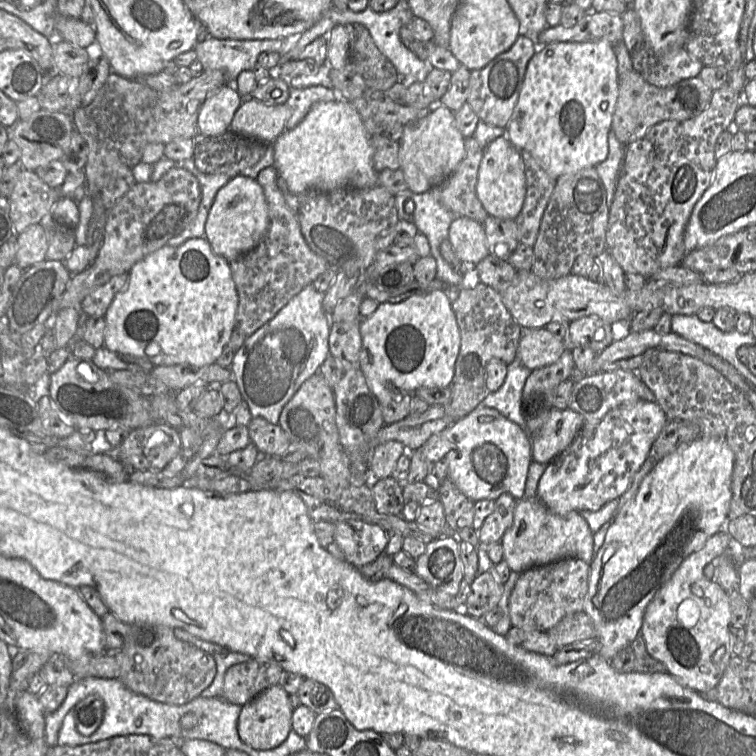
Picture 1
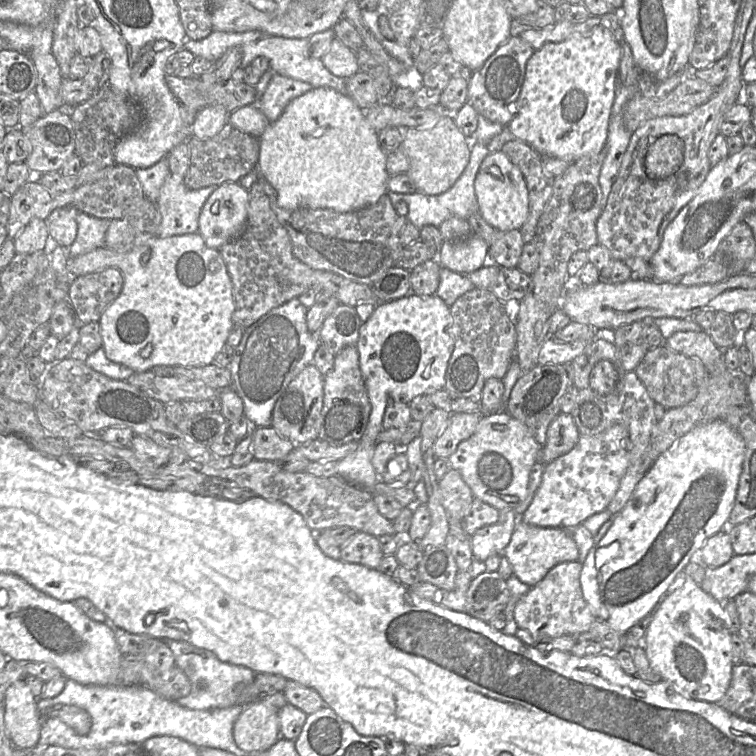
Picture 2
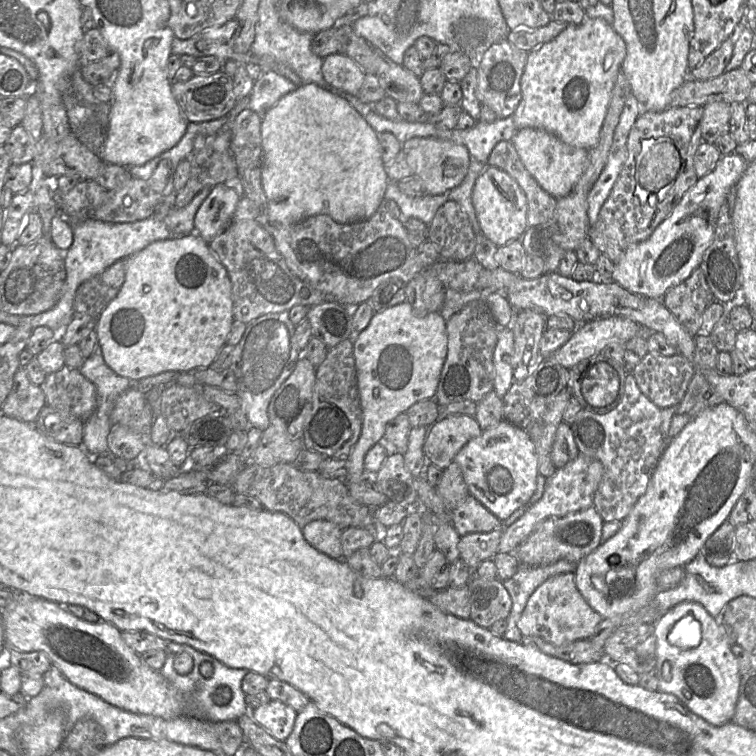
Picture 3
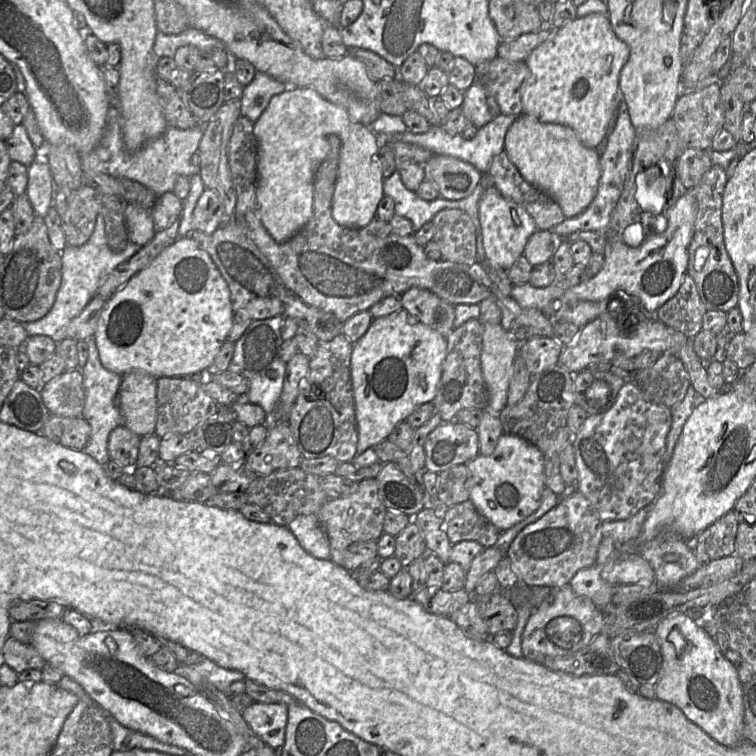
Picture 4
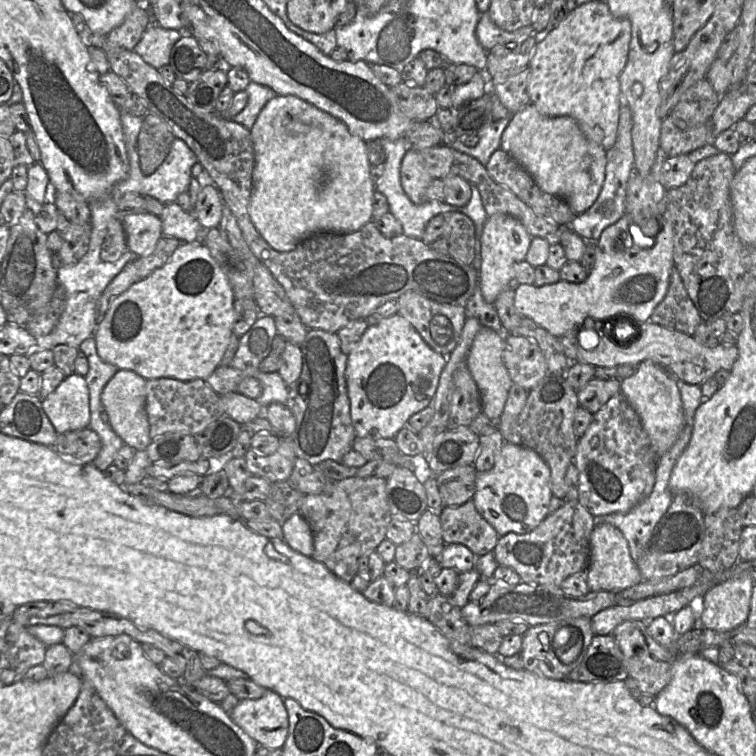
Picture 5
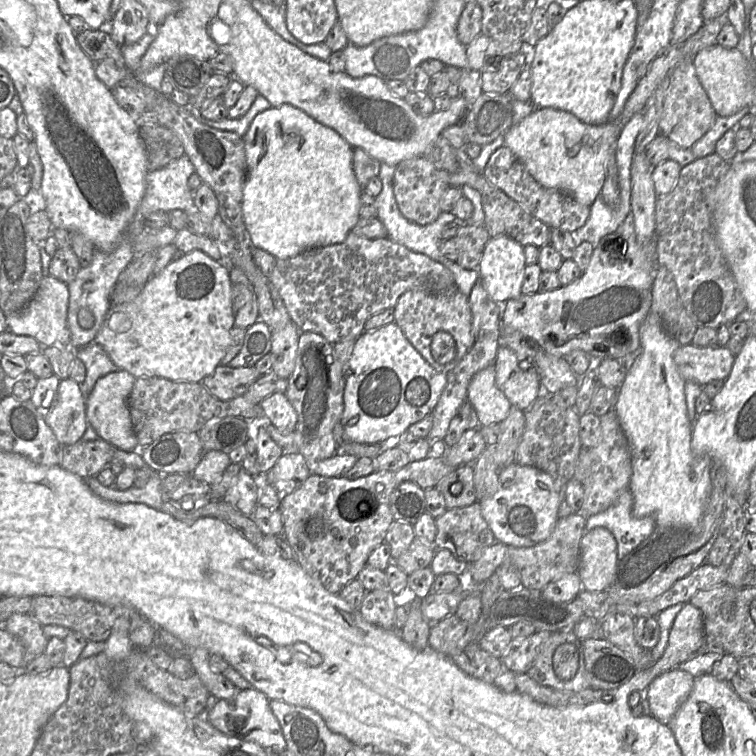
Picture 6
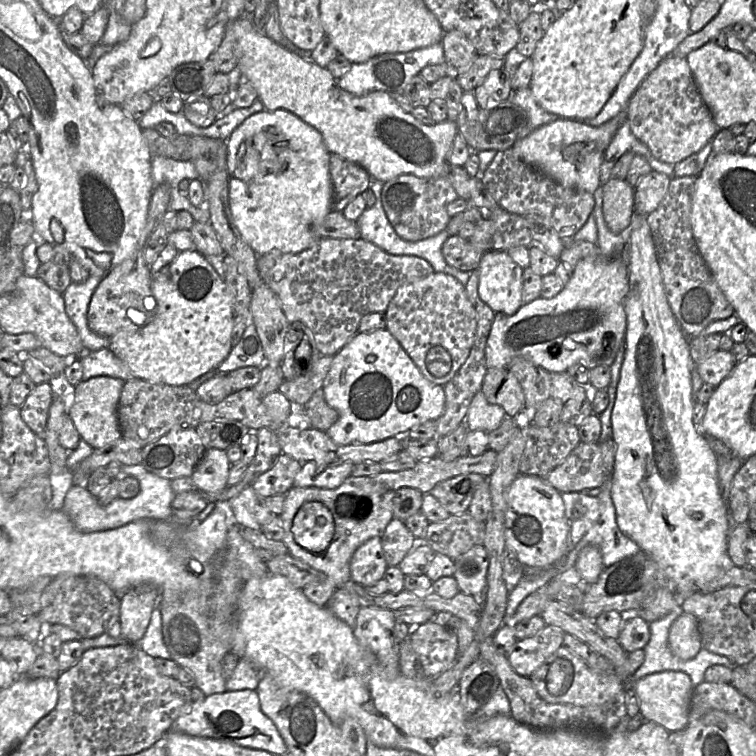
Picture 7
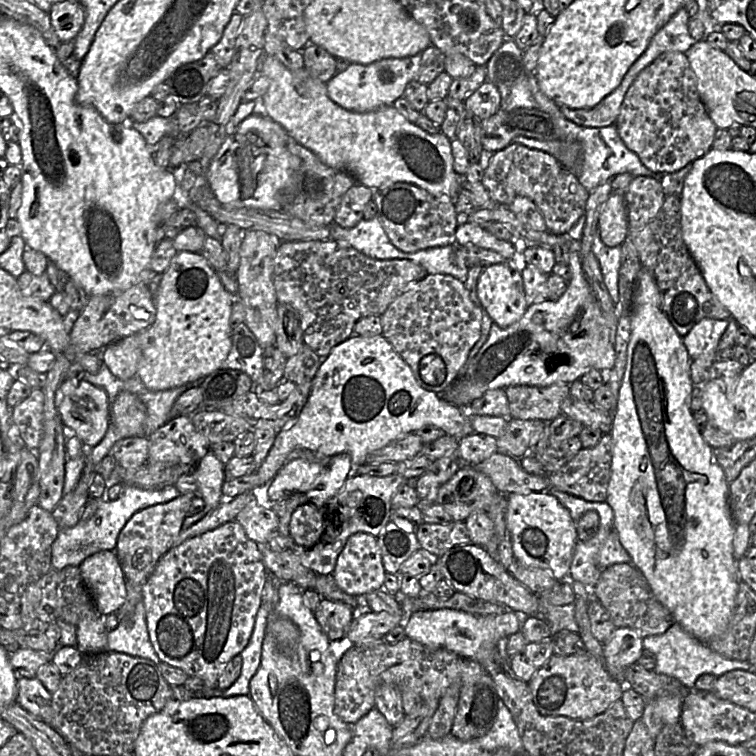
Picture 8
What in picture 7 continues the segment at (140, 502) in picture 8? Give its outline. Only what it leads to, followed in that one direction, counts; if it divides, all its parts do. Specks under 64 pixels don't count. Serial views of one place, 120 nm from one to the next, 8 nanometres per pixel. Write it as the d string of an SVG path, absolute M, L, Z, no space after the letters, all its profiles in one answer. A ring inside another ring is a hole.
M140 463L138 465L123 465L122 475L136 478L140 484L139 493L130 499L116 498L107 505L100 505L86 487L73 485L64 499L62 511L67 514L76 529L84 533L98 532L119 528L140 519L169 520L172 516L171 504L175 493L171 481L150 473Z

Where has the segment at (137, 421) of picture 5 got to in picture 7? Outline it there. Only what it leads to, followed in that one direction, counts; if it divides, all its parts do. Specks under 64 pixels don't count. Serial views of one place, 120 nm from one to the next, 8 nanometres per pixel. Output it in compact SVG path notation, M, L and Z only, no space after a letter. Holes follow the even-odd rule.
M97 376L75 386L74 403L68 414L80 437L93 449L101 448L122 437L118 421L118 403L125 381L109 376Z

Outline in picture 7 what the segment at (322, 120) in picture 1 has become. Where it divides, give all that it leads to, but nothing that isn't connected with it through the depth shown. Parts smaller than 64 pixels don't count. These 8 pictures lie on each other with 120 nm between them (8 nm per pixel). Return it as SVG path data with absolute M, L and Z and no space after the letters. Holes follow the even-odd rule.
M286 110L255 113L232 132L227 140L229 206L243 240L257 255L272 250L297 254L311 248L317 239L323 239L312 233L312 225L321 222L333 210L330 156L319 131Z

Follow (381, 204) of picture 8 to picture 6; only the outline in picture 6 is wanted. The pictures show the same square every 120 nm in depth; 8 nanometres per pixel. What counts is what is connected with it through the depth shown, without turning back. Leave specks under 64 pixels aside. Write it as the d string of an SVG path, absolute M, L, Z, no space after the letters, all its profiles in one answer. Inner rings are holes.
M423 156L400 162L395 169L393 192L401 214L410 222L427 225L441 214L440 201L446 190L451 187L449 173L437 169Z

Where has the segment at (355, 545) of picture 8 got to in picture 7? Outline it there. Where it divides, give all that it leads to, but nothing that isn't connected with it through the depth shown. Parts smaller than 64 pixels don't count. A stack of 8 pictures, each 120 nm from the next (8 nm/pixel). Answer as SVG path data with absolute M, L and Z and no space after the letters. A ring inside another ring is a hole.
M372 537L359 546L351 560L351 580L362 587L371 585L385 575L387 563L380 537Z

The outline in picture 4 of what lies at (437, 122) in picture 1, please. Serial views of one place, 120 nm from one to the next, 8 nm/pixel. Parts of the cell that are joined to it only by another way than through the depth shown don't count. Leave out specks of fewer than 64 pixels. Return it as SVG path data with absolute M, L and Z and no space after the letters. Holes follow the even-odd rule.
M434 154L423 168L425 179L433 183L439 197L450 200L469 196L483 177L472 164L443 154Z

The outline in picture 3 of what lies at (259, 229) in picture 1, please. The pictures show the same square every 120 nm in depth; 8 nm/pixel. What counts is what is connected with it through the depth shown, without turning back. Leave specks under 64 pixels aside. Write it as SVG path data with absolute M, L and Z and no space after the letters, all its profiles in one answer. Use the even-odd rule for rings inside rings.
M225 184L212 187L195 215L195 233L209 244L227 228L240 199L236 191Z

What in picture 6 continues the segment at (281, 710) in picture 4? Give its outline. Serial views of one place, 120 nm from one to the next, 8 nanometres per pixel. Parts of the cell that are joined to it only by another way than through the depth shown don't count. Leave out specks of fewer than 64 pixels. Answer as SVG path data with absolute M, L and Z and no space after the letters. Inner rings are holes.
M251 688L240 690L232 699L219 699L204 713L209 723L223 734L254 742L264 749L286 749L281 726L273 714L269 698Z

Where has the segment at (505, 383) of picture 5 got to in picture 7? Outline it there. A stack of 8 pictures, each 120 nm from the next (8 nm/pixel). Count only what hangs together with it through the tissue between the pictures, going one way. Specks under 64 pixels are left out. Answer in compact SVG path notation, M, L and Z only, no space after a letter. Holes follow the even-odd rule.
M480 390L473 397L466 414L467 427L470 431L485 431L497 429L507 417L503 407L491 404Z

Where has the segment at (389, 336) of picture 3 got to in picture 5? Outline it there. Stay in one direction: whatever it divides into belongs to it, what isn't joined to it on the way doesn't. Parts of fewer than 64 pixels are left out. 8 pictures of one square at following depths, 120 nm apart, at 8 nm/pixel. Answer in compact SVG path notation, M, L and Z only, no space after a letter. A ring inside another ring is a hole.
M400 314L370 325L348 355L350 416L358 438L394 439L408 419L434 399L447 357L435 352Z

